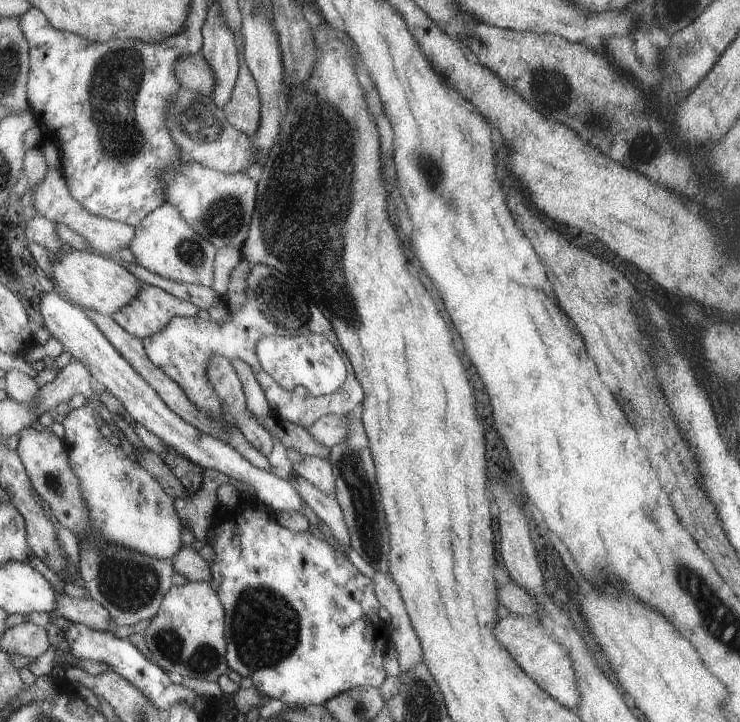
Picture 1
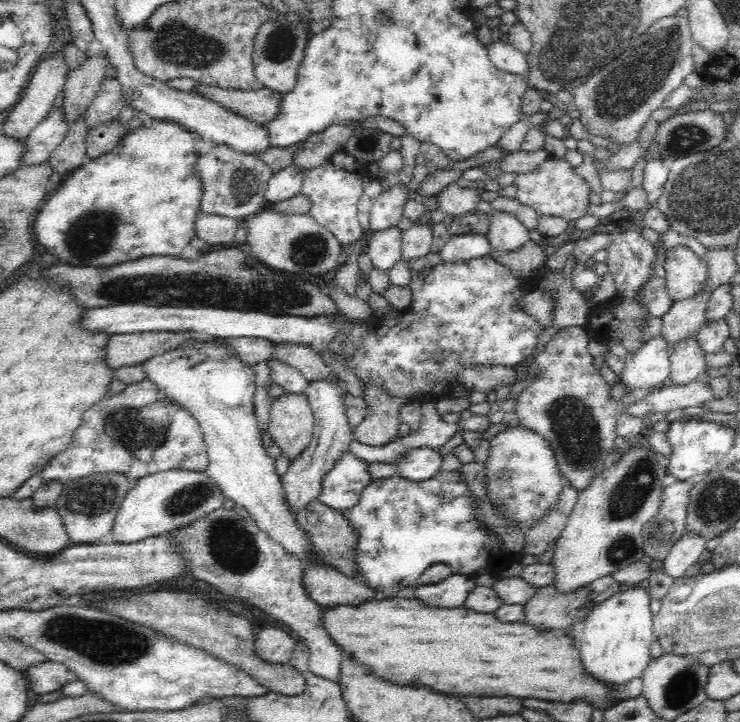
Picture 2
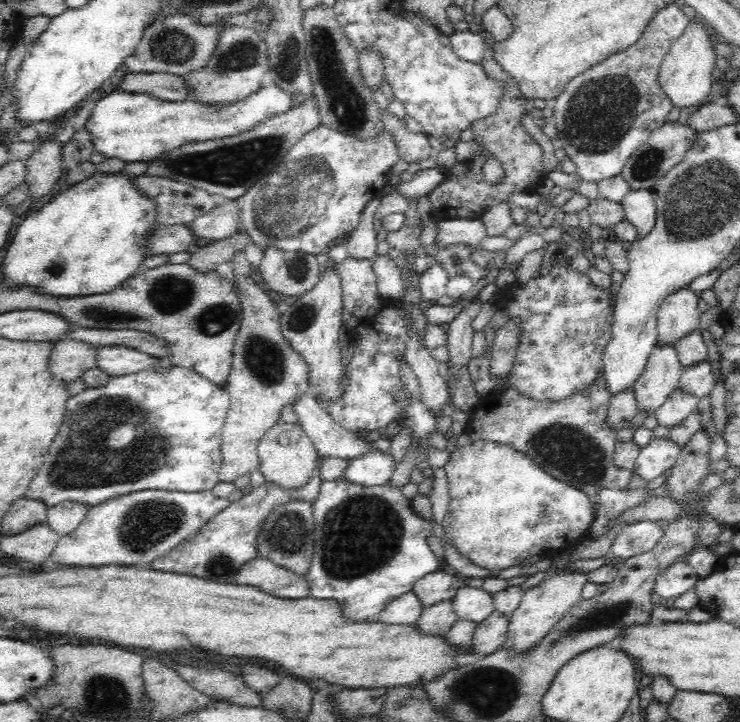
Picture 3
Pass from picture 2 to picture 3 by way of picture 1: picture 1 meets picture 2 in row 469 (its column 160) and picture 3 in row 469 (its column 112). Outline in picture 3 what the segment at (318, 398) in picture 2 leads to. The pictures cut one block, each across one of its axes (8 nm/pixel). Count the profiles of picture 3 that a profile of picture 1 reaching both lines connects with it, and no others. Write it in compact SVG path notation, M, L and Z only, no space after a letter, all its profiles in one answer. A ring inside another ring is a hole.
M317 454L316 466L308 482L300 488L282 488L273 482L266 481L259 487L254 487L249 494L243 495L237 502L231 503L225 510L213 516L194 535L180 544L170 548L166 554L154 558L150 562L153 570L187 574L206 581L217 583L236 584L236 575L243 564L258 557L257 540L263 522L272 510L278 510L290 502L314 502L320 496L322 479L319 473L319 464L322 456Z

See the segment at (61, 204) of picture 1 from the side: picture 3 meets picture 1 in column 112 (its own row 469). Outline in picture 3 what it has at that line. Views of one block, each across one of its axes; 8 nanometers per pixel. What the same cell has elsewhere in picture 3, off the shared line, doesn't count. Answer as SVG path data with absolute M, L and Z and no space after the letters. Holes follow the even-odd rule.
M244 252L236 253L231 261L234 264L234 276L236 276L236 285L233 287L242 305L242 320L240 330L236 333L231 372L224 385L230 398L230 407L224 418L221 433L222 464L219 479L222 482L233 482L238 476L258 469L257 446L262 436L280 422L279 416L282 408L292 405L300 394L310 392L308 366L304 359L290 347L283 335L281 313L276 309L276 304L250 277L250 269L253 267L244 257Z

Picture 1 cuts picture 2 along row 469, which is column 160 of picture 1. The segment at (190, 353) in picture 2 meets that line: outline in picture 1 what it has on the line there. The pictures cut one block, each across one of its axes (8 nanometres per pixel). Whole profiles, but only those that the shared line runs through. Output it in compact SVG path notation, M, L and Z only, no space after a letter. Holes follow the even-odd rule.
M163 203L149 211L139 224L133 226L133 232L133 240L128 248L139 266L167 280L211 286L212 262L216 248L201 238L193 227L179 216L179 210L175 206Z

